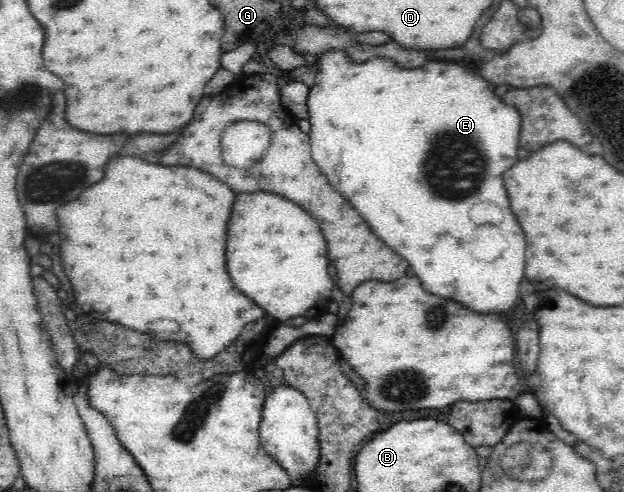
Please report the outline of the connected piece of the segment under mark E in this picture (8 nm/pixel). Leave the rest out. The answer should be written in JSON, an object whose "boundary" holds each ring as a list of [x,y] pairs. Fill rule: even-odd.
{"boundary":[[[333,48],[325,50],[321,54],[315,54],[315,56],[316,61],[313,63],[316,71],[314,84],[309,87],[309,94],[307,94],[307,119],[310,122],[311,152],[313,152],[313,158],[319,166],[319,170],[357,208],[357,212],[367,220],[371,230],[391,250],[395,250],[409,262],[413,274],[421,280],[421,284],[427,292],[451,298],[475,312],[505,314],[519,298],[519,280],[523,278],[523,270],[525,270],[525,236],[523,236],[523,230],[517,224],[515,216],[511,214],[509,198],[503,188],[503,180],[499,180],[499,176],[503,176],[503,172],[507,168],[511,168],[511,164],[515,164],[515,160],[519,160],[519,156],[517,156],[521,122],[519,111],[510,104],[500,102],[500,98],[492,94],[497,84],[485,80],[477,73],[477,69],[469,67],[468,64],[447,62],[447,60],[441,60],[441,62],[429,60],[421,68],[407,70],[407,68],[395,68],[395,64],[391,64],[391,60],[371,60],[371,64],[359,64],[359,68],[351,68],[351,64],[347,64],[347,56],[341,56]],[[483,200],[491,200],[493,204],[497,204],[503,210],[503,214],[505,214],[503,224],[475,226],[471,222],[469,208]]]}

